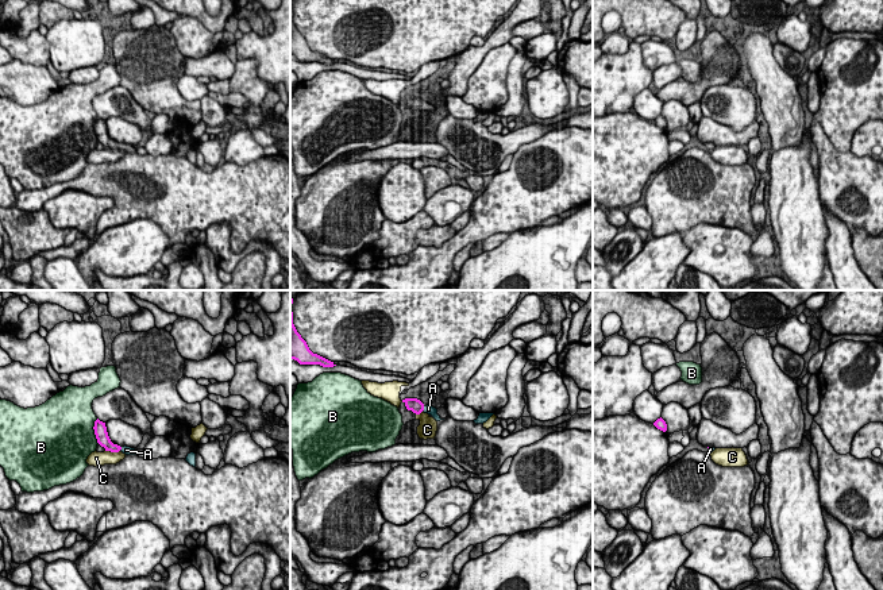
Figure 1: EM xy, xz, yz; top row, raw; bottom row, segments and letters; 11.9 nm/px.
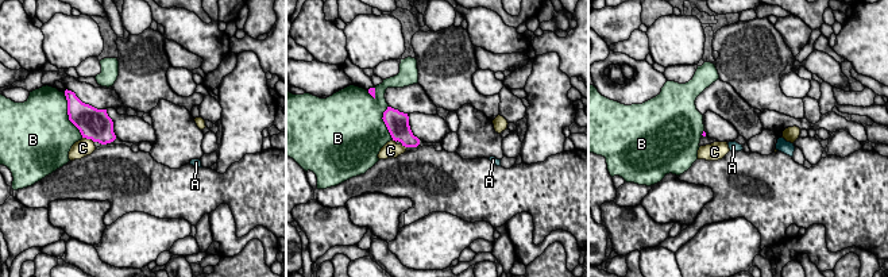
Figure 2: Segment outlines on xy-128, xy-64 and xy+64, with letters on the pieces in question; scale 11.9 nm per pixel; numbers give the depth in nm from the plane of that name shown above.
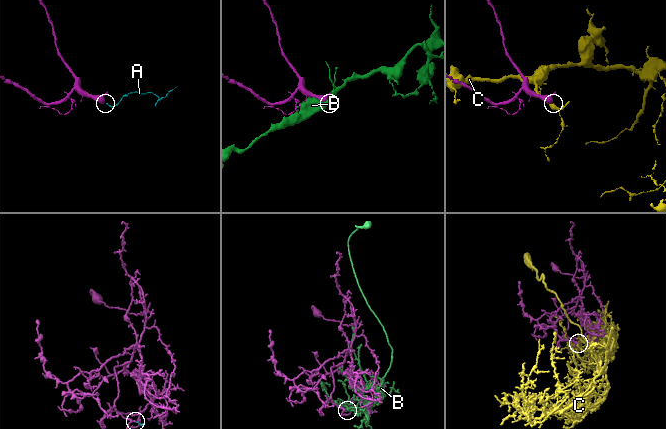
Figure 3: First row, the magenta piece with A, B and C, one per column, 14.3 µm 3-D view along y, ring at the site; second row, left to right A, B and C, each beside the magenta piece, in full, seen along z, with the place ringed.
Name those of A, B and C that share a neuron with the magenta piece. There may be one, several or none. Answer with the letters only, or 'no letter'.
A

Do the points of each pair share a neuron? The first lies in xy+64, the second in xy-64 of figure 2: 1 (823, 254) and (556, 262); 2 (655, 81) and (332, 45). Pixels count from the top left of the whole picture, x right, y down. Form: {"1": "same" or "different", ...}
{"1": "different", "2": "different"}

